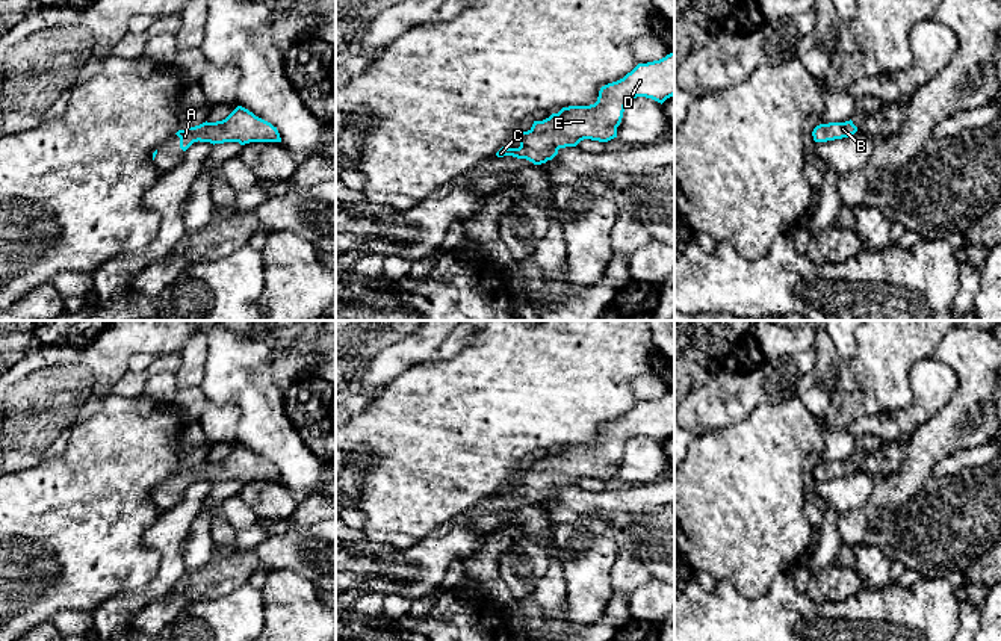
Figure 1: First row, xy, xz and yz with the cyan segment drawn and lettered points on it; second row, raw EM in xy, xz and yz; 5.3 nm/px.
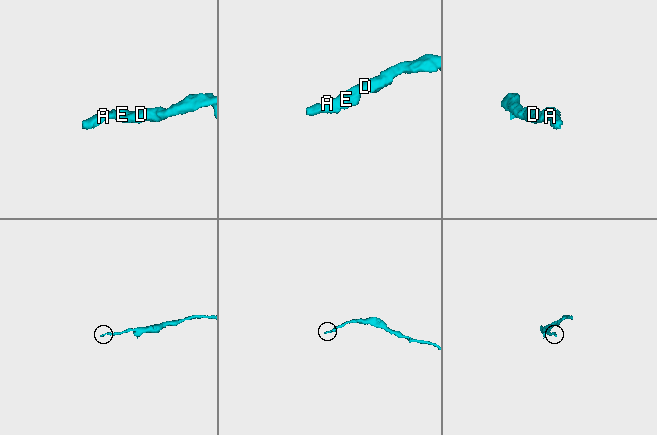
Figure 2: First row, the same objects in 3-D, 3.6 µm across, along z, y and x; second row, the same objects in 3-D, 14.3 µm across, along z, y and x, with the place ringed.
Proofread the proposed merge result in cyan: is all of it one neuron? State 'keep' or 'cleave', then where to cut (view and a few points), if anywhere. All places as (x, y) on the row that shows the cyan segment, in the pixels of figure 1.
keep | no cut

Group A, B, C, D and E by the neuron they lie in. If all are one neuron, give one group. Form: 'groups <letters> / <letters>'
groups A B C D E

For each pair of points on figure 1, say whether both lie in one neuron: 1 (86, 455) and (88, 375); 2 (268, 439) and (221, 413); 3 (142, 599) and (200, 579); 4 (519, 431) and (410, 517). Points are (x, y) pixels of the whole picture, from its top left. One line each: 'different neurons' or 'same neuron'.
1: different neurons
2: different neurons
3: different neurons
4: same neuron

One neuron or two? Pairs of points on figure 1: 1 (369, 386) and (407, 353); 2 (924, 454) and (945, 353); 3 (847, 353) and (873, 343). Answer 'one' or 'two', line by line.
1: one
2: one
3: two

